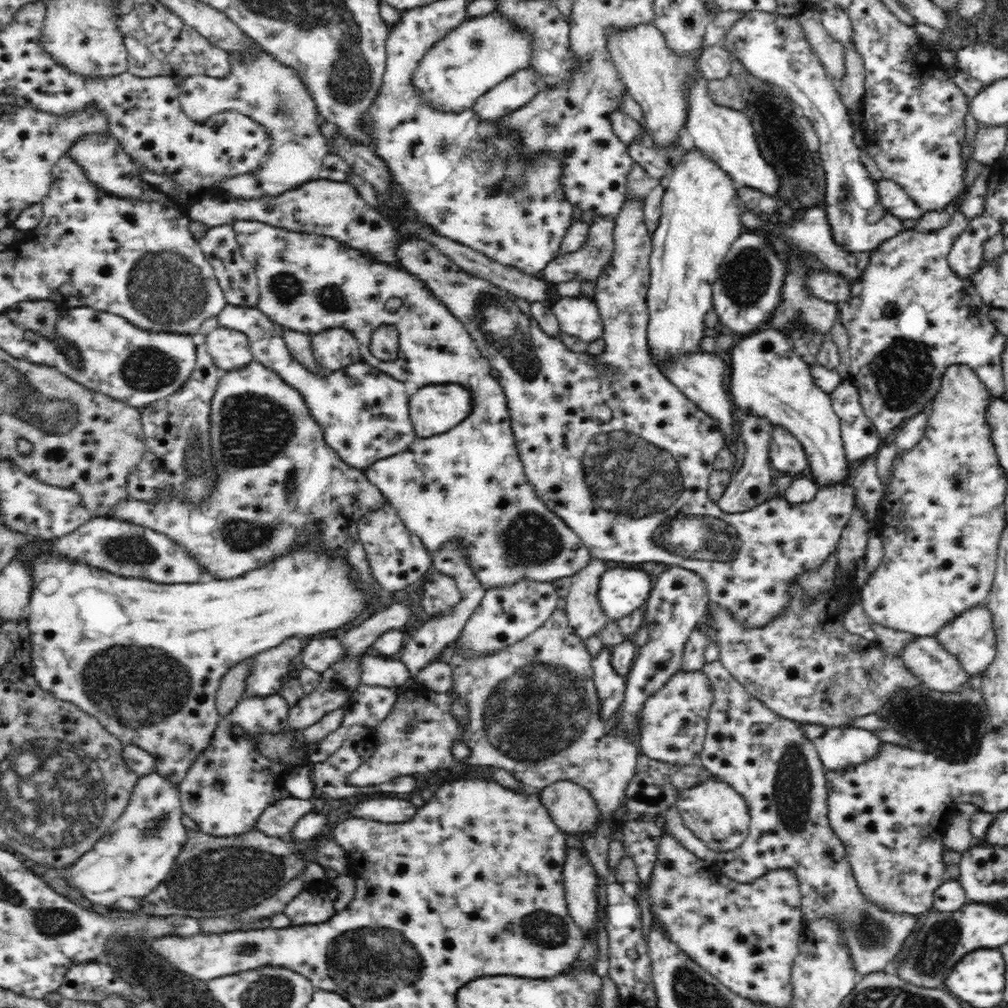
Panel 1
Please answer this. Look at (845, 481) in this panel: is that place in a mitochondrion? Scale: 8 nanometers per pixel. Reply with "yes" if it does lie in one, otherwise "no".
no

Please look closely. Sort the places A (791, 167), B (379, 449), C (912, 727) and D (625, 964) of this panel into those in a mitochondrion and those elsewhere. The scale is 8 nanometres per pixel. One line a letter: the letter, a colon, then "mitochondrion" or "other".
A: other
B: other
C: mitochondrion
D: other

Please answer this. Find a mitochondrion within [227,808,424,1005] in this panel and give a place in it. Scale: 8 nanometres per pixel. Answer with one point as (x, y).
(368, 963)

